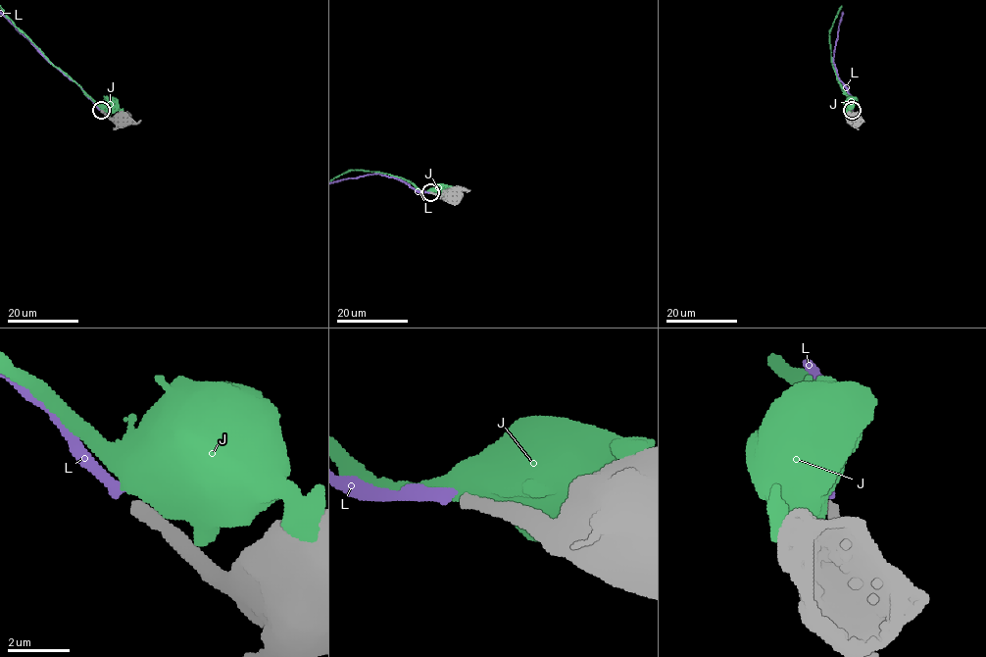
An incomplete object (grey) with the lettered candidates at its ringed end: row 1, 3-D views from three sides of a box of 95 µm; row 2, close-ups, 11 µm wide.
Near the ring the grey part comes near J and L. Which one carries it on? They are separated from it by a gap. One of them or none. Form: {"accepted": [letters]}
{"accepted": ["L"]}

